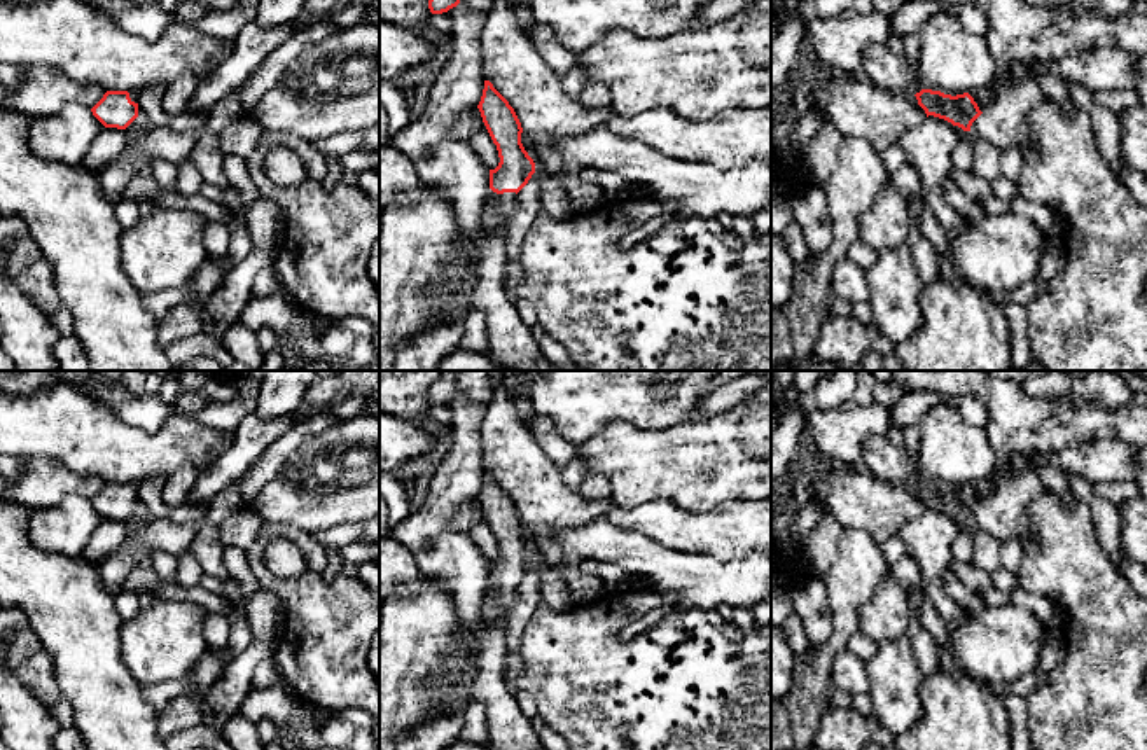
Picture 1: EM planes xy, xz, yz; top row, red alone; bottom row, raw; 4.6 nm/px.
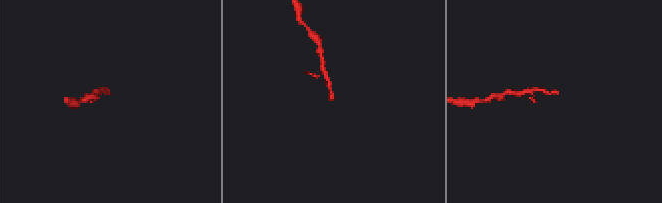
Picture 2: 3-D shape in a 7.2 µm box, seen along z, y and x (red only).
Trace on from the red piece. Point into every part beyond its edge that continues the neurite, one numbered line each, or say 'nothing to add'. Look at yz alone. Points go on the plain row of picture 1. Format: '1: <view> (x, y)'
1: yz (987, 488)

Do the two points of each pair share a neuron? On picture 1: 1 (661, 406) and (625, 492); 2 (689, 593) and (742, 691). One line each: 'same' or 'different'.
1: different
2: different

